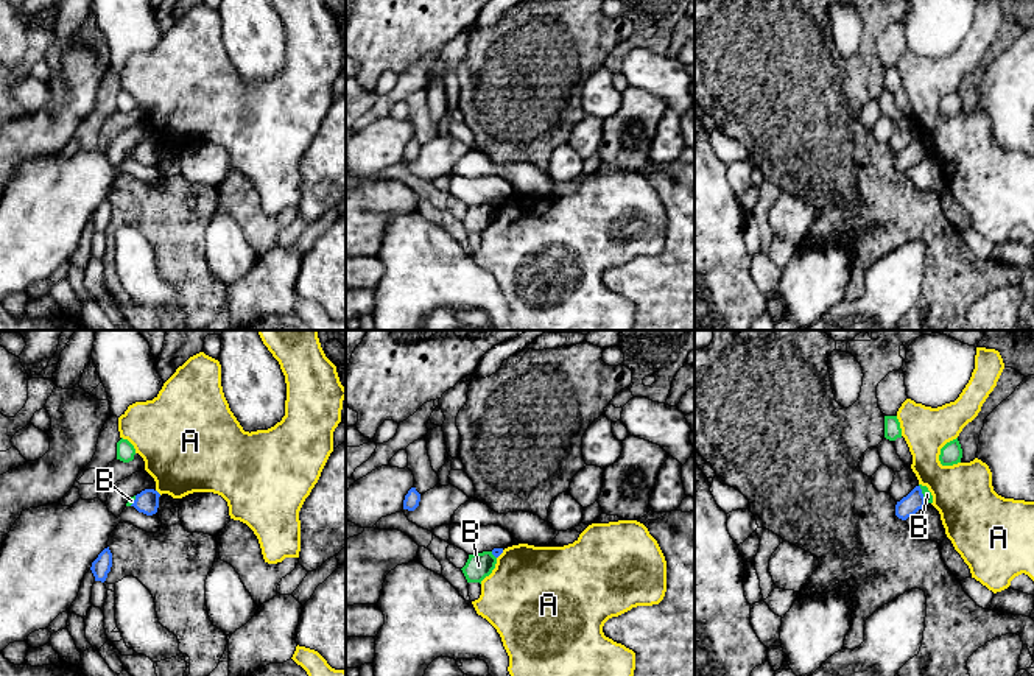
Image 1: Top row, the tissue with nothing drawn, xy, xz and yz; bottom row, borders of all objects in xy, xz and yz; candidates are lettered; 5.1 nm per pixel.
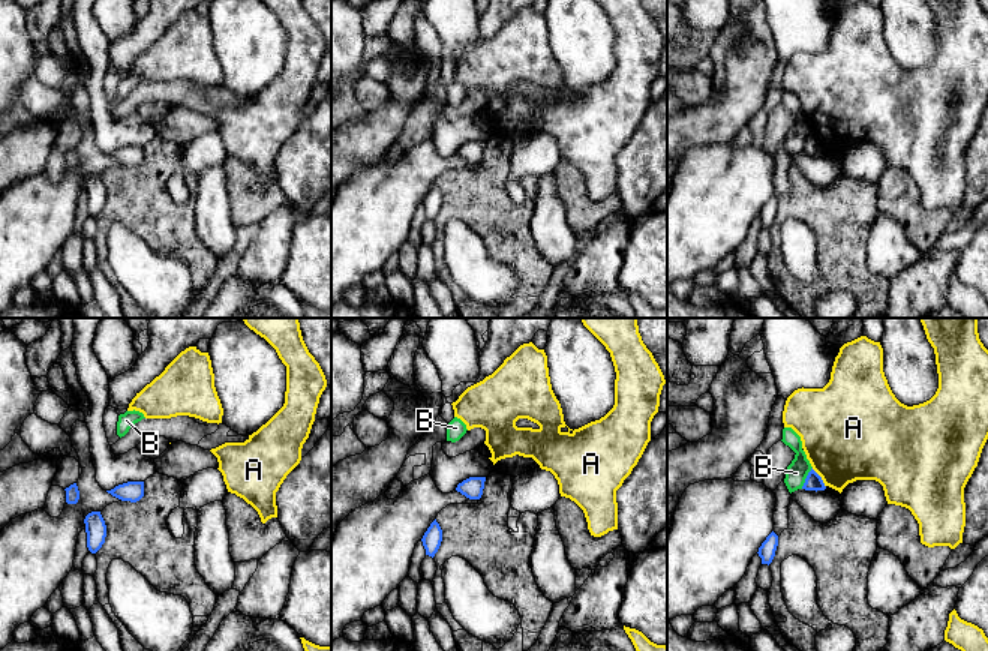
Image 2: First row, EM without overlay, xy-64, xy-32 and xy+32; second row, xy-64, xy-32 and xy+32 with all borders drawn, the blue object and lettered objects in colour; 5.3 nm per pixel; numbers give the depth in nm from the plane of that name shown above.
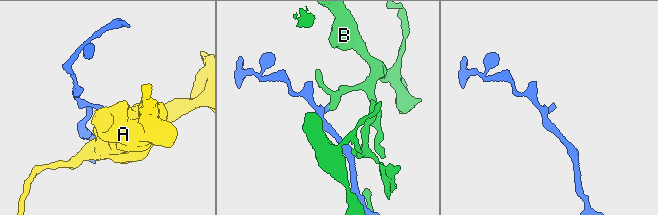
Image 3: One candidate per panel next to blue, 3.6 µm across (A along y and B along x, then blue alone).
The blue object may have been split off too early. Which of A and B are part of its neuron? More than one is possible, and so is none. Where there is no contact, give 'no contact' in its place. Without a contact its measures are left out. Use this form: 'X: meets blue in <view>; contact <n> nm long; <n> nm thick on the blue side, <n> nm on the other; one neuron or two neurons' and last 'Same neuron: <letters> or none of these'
A: meets blue in xy; contact 40 nm long; 120 nm thick on the blue side, 420 nm on the other; two neurons
B: meets blue in yz; contact 100 nm long; 100 nm thick on the blue side, 50 nm on the other; two neurons
Same neuron: none of these

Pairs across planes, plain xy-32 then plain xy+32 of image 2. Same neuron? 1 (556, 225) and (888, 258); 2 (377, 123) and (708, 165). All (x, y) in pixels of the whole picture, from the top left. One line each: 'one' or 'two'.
1: one
2: two

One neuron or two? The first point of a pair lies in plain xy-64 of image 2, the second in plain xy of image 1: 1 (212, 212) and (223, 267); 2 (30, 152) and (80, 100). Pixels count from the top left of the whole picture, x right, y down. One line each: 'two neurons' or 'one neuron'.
1: one neuron
2: one neuron

